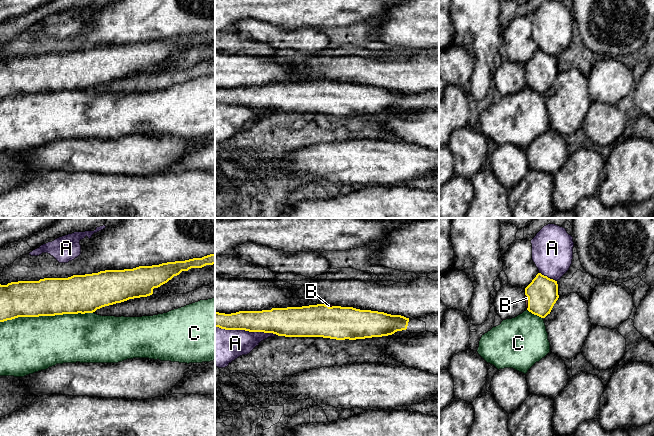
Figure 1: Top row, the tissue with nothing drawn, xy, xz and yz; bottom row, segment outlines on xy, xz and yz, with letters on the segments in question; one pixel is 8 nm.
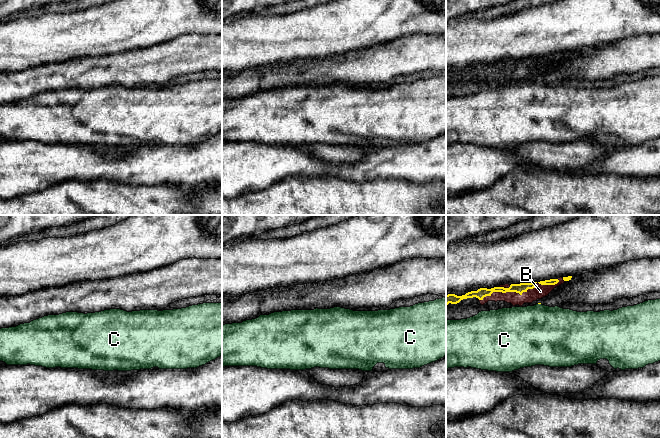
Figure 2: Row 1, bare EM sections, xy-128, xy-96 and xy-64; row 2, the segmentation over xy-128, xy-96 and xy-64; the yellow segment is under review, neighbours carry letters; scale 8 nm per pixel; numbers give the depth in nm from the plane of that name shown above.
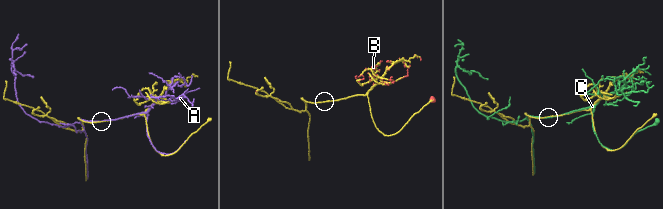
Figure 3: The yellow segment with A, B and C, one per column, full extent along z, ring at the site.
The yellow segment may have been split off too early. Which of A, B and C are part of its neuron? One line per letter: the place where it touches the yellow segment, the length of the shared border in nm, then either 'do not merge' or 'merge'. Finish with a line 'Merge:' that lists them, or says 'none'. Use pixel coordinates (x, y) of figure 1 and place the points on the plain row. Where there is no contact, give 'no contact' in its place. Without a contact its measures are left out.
A: meets yellow in xz at (247, 106); contact 500 nm long; do not merge
B: meets yellow in yz at (528, 77); contact 120 nm long; merge
C: meets yellow in xy at (46, 91); contact 750 nm long; do not merge
Merge: B

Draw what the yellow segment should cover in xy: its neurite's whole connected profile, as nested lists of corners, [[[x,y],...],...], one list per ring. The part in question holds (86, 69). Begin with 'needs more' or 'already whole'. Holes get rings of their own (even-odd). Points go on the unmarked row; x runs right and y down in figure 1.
already whole; [[[210,30],[133,45],[0,60],[0,98],[18,93],[93,89],[105,82],[150,72],[154,64],[182,47],[213,40],[215,30]]]

